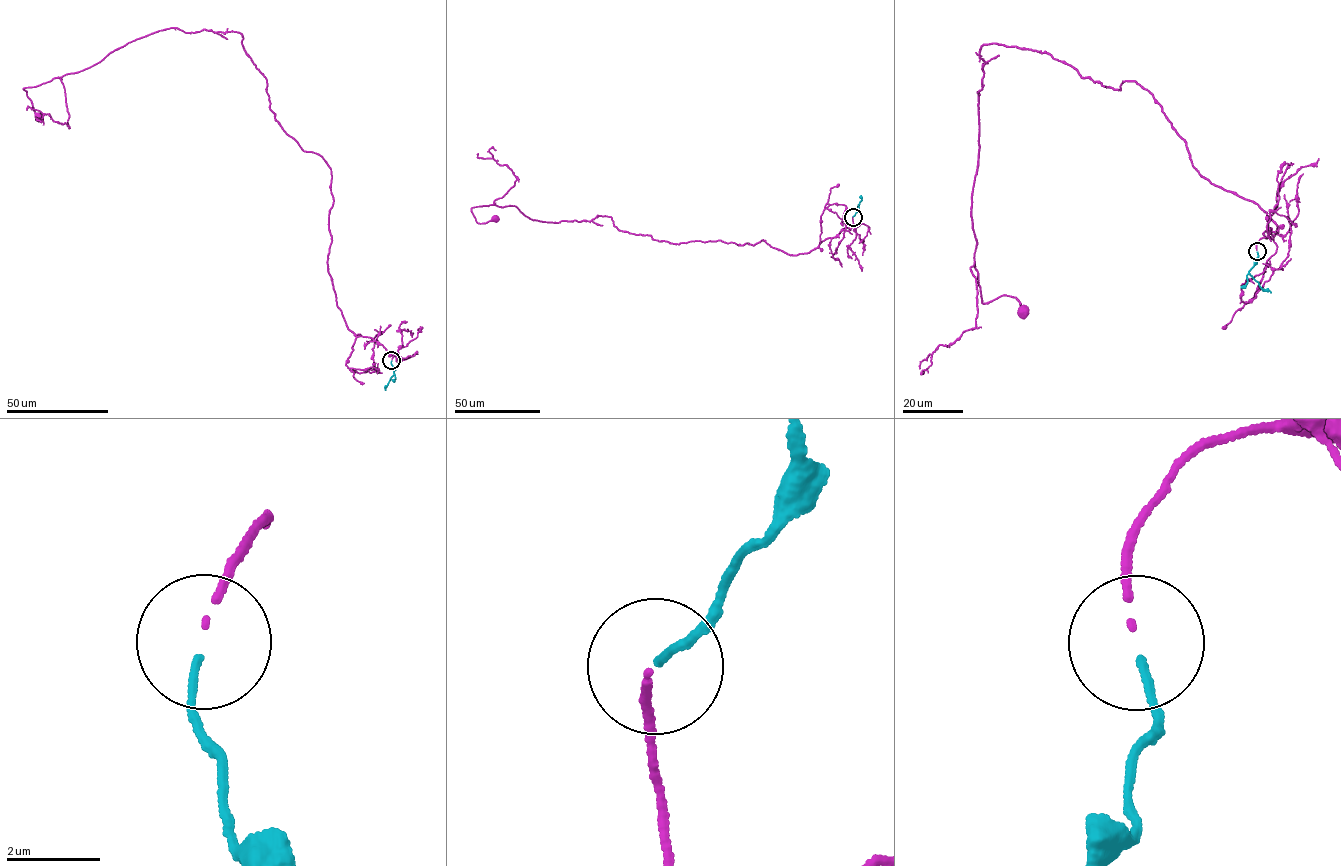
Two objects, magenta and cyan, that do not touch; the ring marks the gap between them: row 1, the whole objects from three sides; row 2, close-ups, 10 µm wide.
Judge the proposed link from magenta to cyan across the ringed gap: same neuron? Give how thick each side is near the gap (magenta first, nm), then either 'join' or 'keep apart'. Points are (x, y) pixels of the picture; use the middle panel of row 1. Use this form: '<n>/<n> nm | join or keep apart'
100/140 nm | join

